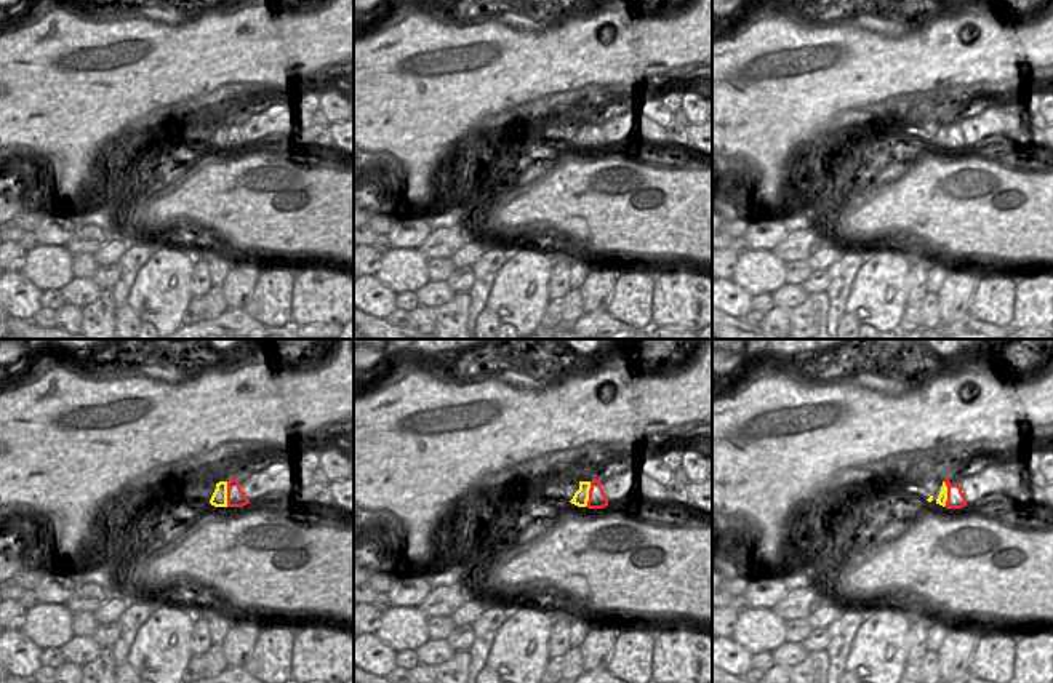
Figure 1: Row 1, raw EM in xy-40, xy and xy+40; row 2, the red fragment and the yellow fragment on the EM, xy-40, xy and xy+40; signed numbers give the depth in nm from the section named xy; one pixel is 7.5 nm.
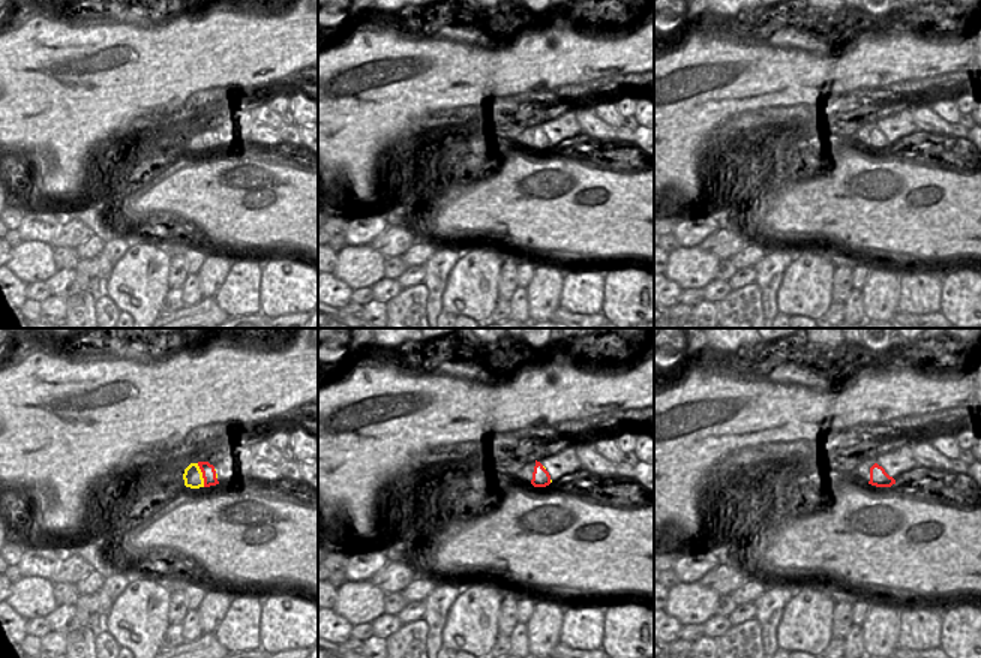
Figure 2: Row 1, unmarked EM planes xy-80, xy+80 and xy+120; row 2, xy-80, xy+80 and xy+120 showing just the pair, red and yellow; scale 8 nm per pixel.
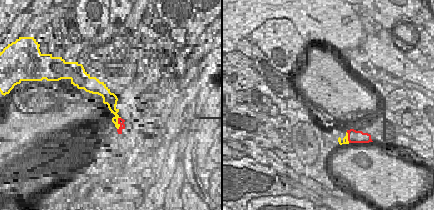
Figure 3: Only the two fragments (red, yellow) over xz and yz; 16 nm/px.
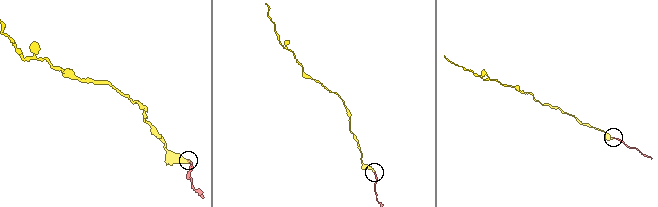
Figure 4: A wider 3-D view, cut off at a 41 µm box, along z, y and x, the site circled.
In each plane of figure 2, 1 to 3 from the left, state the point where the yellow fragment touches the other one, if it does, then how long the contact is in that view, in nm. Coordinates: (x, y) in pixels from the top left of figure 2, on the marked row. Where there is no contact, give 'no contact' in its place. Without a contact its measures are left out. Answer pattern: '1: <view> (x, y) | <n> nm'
1: xy-80 (203, 475) | 200 nm
2: xy+80 (543, 468) | 50 nm
3: no contact

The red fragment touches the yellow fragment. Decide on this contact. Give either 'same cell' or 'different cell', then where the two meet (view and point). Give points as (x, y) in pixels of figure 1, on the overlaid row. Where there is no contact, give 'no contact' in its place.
same cell | xy-40 (228, 495)

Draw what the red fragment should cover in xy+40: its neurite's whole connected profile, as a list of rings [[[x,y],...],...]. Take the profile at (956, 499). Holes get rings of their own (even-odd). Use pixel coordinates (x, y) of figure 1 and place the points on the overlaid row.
[[[949,478],[943,481],[941,493],[936,499],[936,504],[946,509],[962,509],[967,505],[962,486],[952,485]]]

